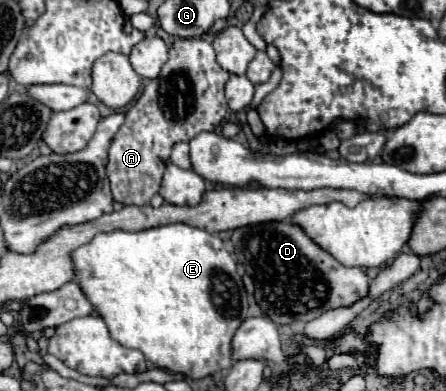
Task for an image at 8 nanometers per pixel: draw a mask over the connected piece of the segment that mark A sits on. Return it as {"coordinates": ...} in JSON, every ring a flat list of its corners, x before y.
{"coordinates":[[180,38,170,46,160,76,144,86,142,96,128,110,124,126,110,144,106,174,118,202,136,206,148,204,160,188,174,142,190,142,198,132,214,132,220,128,228,112,224,96,228,76,230,74,216,62,214,48,208,40]]}

